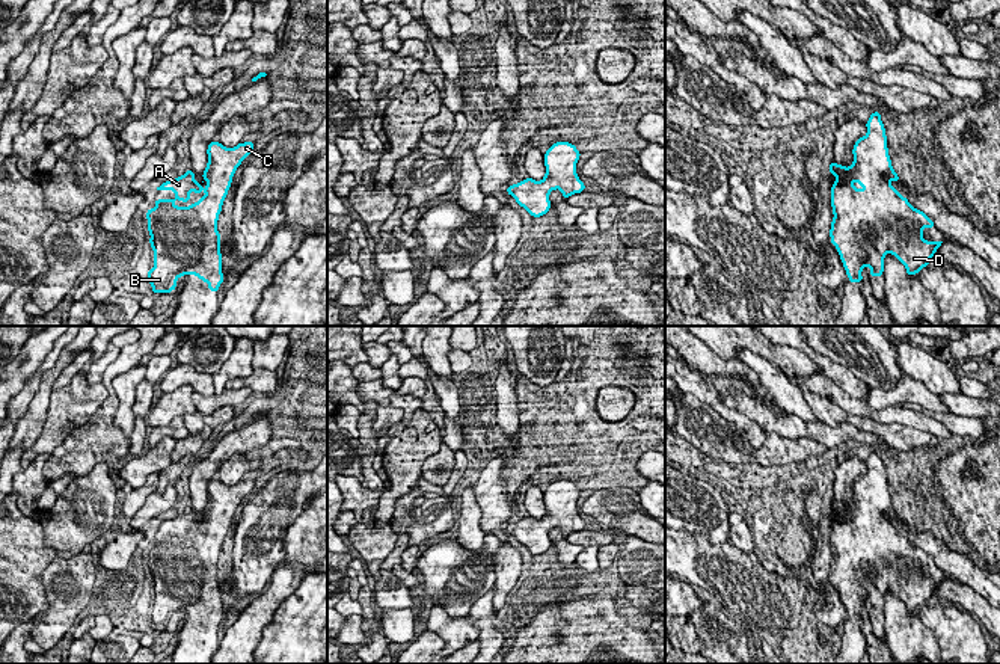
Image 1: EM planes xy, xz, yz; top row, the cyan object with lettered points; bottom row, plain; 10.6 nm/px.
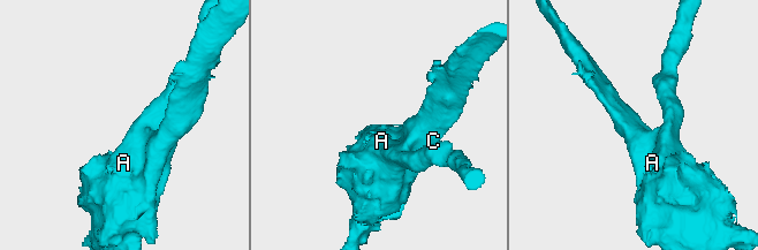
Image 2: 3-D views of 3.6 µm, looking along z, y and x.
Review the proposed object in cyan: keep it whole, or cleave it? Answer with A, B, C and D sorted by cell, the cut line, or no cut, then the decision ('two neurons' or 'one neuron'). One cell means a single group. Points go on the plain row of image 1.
groups A B C D; cut none; one neuron

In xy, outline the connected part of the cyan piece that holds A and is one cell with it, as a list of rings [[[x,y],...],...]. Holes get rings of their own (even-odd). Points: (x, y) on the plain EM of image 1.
[[[220,480],[208,481],[208,501],[201,522],[195,510],[163,521],[157,528],[172,528],[173,537],[154,537],[155,546],[146,549],[149,581],[154,587],[154,607],[148,608],[152,631],[172,631],[176,617],[193,611],[208,622],[210,629],[219,629],[225,619],[222,611],[220,570],[217,558],[237,506],[253,489],[253,480],[240,480],[226,486]],[[190,530],[205,531],[190,545],[175,545],[173,540],[190,539]]]

